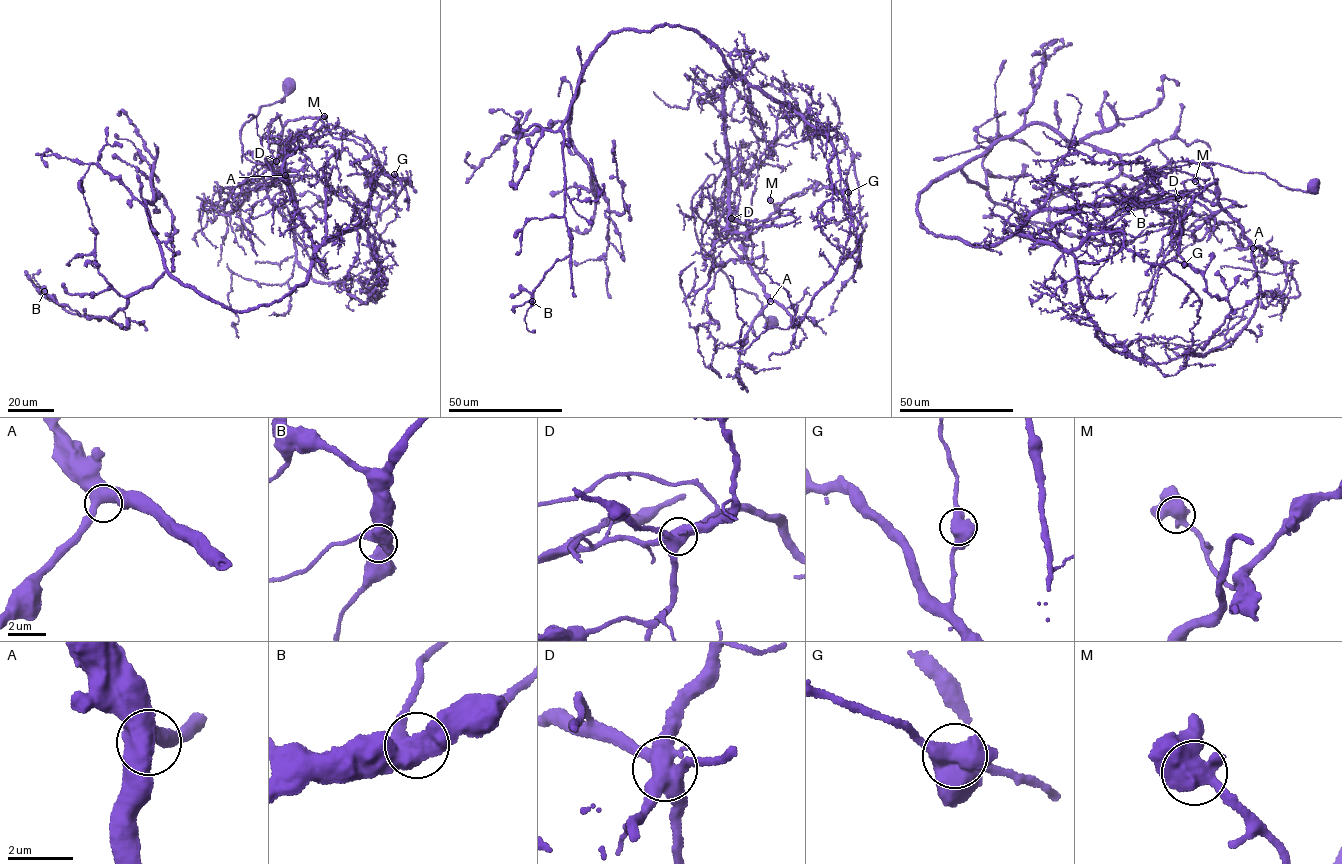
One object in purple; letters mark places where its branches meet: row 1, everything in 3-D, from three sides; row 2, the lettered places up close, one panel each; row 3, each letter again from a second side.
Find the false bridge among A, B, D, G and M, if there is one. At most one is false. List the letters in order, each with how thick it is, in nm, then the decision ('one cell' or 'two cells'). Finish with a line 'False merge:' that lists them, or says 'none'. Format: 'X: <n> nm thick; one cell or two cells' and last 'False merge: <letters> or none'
A: 480 nm thick; one cell
B: 480 nm thick; one cell
D: 550 nm thick; two cells
G: 500 nm thick; one cell
M: 550 nm thick; one cell
False merge: D

